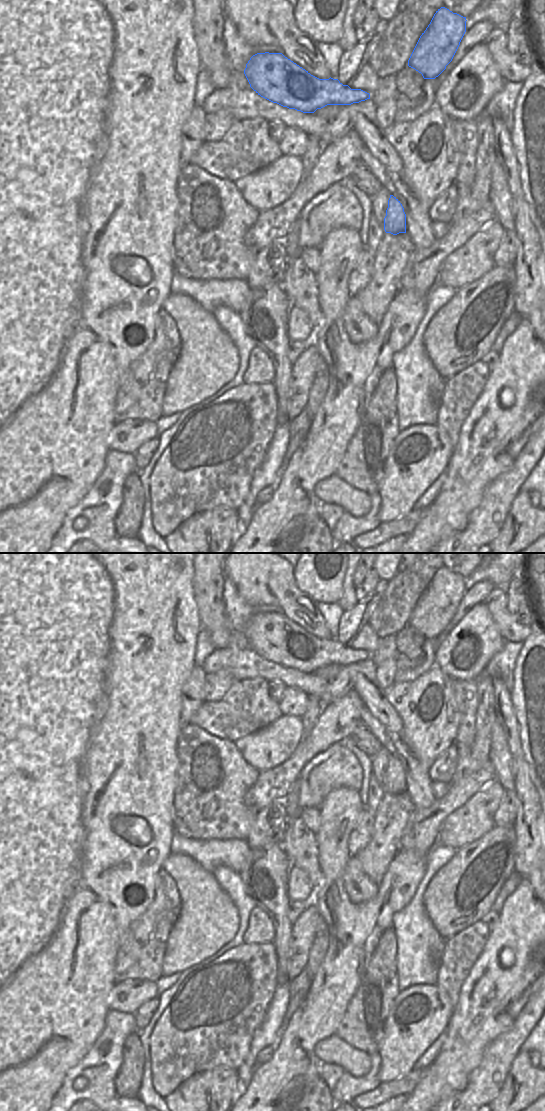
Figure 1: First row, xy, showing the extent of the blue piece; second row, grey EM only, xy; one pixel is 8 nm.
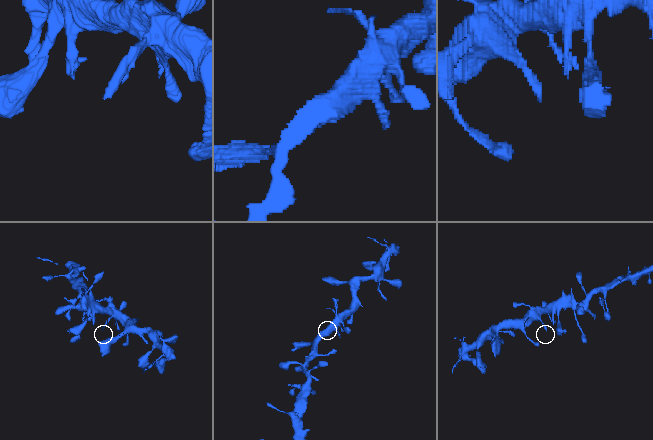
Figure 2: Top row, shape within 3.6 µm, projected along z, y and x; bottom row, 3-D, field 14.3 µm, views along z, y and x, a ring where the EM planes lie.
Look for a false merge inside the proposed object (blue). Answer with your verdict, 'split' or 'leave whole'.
leave whole

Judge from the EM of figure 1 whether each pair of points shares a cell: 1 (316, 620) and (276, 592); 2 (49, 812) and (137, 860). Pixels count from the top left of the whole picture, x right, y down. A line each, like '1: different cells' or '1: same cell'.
1: same cell
2: same cell

